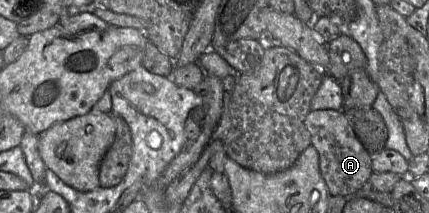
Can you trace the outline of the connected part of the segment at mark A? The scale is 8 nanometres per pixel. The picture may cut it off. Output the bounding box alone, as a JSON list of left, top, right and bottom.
[304,110,373,197]

